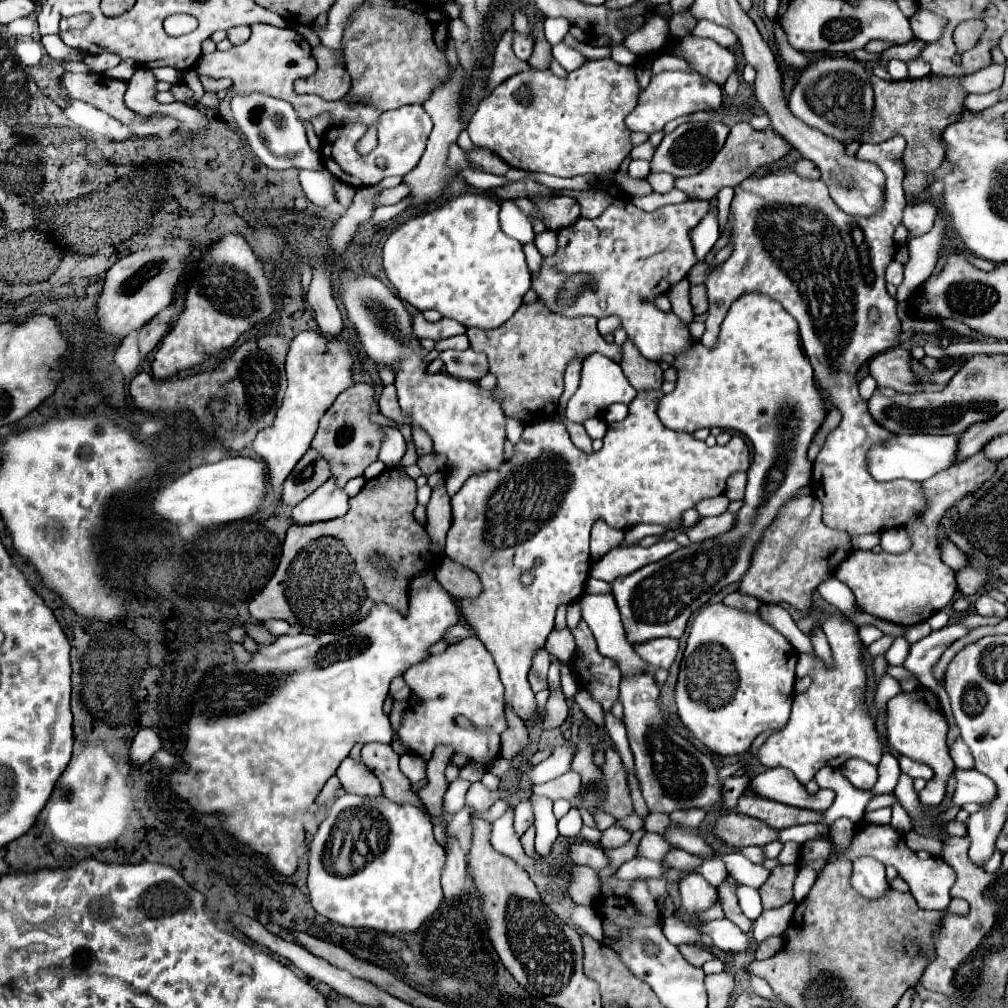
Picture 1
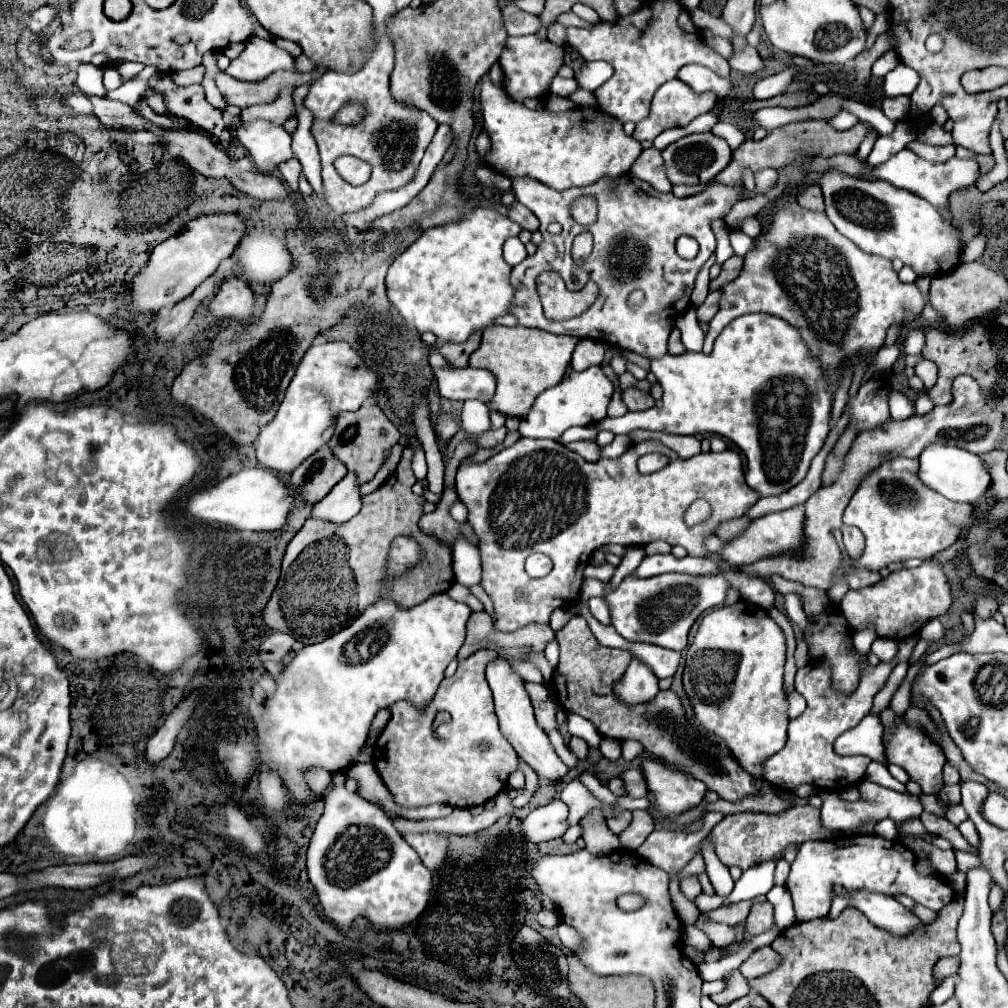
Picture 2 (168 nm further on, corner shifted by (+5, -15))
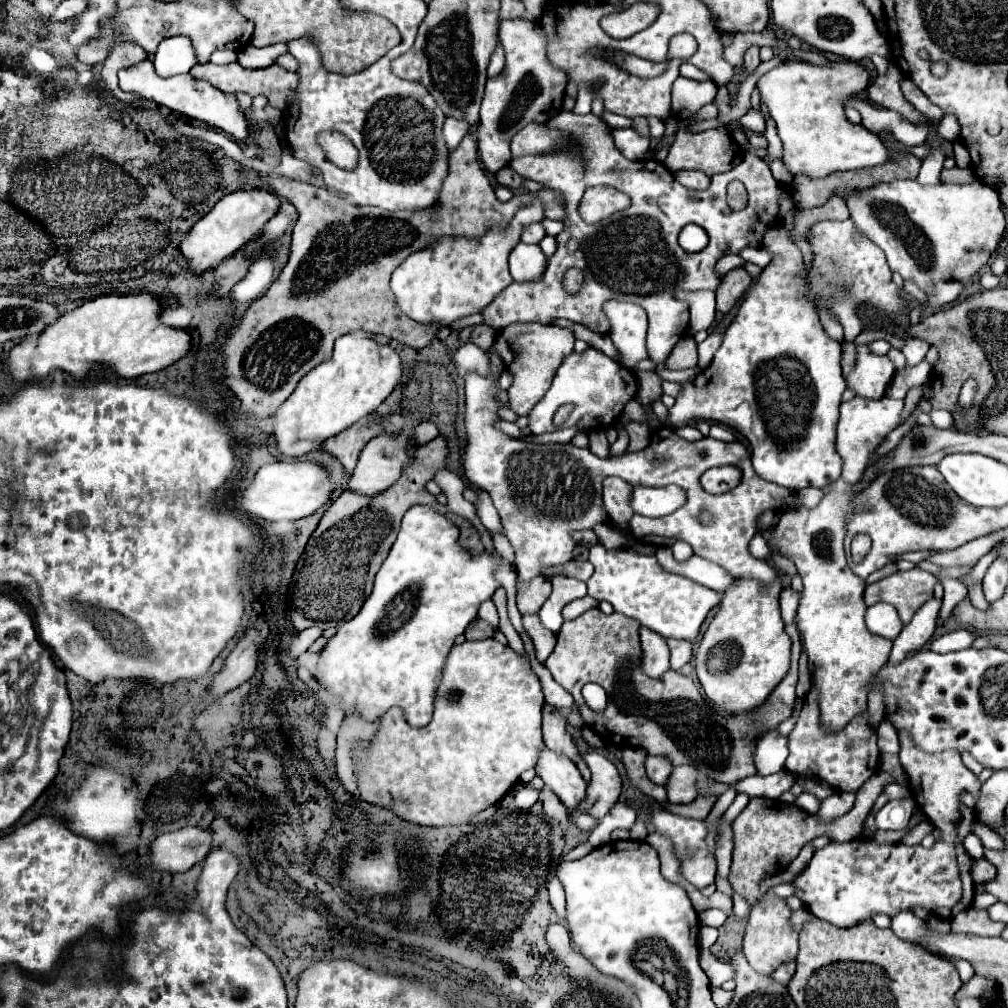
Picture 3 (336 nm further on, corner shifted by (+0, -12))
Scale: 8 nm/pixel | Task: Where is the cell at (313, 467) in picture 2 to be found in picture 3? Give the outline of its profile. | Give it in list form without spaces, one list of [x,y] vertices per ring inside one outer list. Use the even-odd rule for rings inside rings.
[[[367,418],[363,422],[353,424],[353,428],[347,428],[345,432],[339,432],[337,436],[329,438],[323,444],[323,450],[333,454],[347,472],[353,472],[361,448],[377,434],[381,434],[381,428],[377,428],[377,424],[369,424],[369,418]]]

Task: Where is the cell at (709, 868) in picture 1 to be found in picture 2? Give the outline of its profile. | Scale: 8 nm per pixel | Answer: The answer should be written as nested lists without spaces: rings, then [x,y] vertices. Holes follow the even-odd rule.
[[[702,893],[698,899],[696,899],[696,905],[698,905],[698,909],[700,911],[712,911],[712,909],[718,909],[718,907],[726,907],[726,905],[730,905],[728,903],[728,899],[726,897],[722,897],[722,895],[706,895],[706,893]]]

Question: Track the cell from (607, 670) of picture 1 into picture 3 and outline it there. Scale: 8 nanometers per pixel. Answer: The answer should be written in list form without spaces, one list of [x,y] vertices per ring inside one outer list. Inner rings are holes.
[[[593,608],[575,620],[563,622],[557,634],[557,646],[547,658],[545,666],[553,674],[555,682],[573,694],[575,702],[581,706],[583,720],[589,728],[601,734],[605,742],[619,748],[645,748],[649,754],[667,756],[673,766],[693,764],[701,774],[725,784],[735,784],[747,776],[753,776],[753,742],[759,738],[759,734],[773,730],[787,720],[797,698],[795,684],[801,642],[795,624],[785,628],[793,640],[793,658],[787,676],[761,706],[739,716],[717,714],[689,676],[673,670],[665,672],[665,676],[659,680],[645,676],[641,670],[639,626],[641,624],[637,624],[637,620],[629,620],[617,612],[607,616],[599,608]],[[587,682],[595,682],[607,692],[607,706],[603,714],[587,708],[581,696],[581,688]]]

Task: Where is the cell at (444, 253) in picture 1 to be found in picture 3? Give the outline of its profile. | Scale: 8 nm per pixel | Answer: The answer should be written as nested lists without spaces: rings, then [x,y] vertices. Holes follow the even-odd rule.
[[[535,196],[515,214],[505,232],[495,228],[481,240],[441,238],[437,244],[411,254],[391,278],[391,290],[399,308],[417,322],[437,322],[445,326],[453,326],[455,320],[481,312],[501,292],[501,288],[507,288],[513,282],[511,274],[507,272],[507,256],[519,242],[521,228],[543,218],[543,202]]]

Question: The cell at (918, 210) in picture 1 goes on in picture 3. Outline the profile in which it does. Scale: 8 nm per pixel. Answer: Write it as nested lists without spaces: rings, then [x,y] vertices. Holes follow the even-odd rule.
[[[895,180],[857,192],[849,198],[847,206],[851,210],[853,222],[857,224],[857,230],[871,238],[885,252],[891,270],[899,272],[903,280],[915,282],[925,294],[933,292],[933,284],[937,284],[939,280],[969,280],[971,276],[975,276],[995,252],[1005,230],[1005,216],[1001,210],[999,194],[983,182],[963,186],[923,186],[917,180]]]

